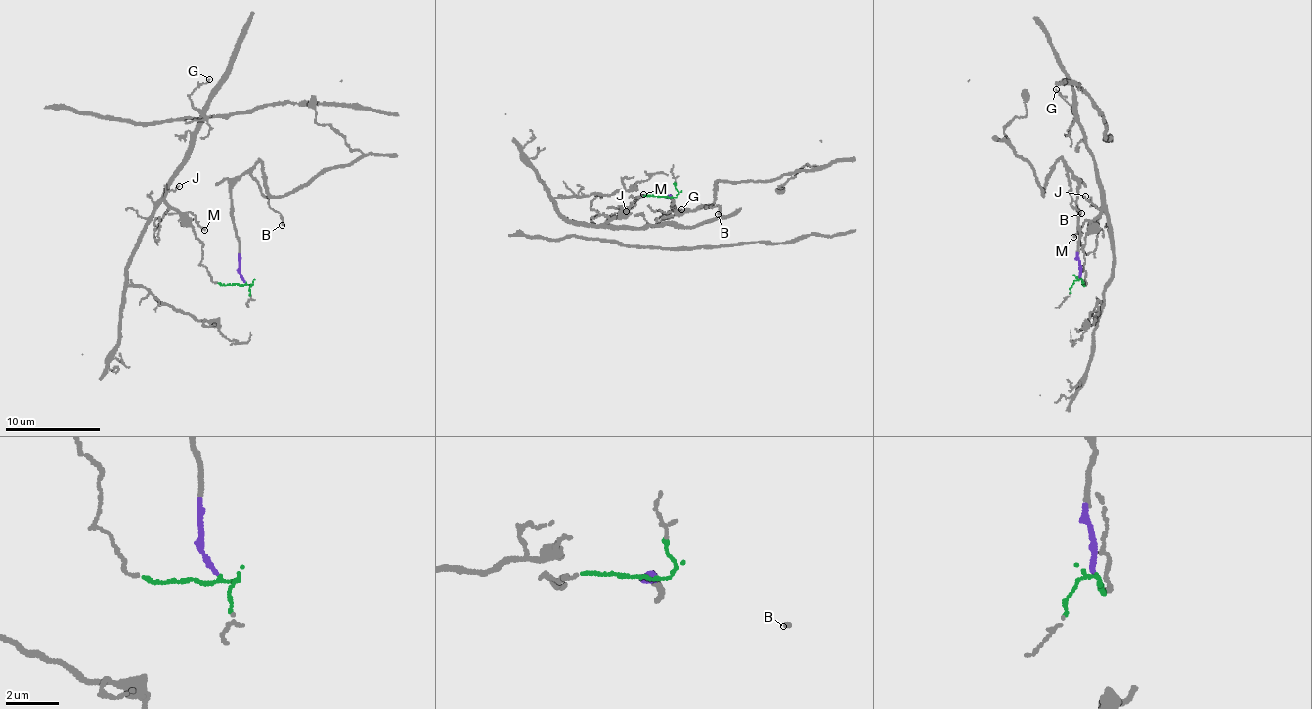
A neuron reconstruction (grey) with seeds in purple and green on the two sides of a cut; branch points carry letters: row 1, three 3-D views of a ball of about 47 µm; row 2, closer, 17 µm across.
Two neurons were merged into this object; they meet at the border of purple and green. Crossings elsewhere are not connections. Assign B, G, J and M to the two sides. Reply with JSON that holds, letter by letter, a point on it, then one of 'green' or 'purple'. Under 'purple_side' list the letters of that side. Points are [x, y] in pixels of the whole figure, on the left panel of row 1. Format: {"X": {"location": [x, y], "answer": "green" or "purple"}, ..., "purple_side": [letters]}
{"B": {"location": [282, 225], "answer": "purple"}, "G": {"location": [209, 79], "answer": "green"}, "J": {"location": [179, 186], "answer": "green"}, "M": {"location": [204, 230], "answer": "green"}, "purple_side": ["B"]}

